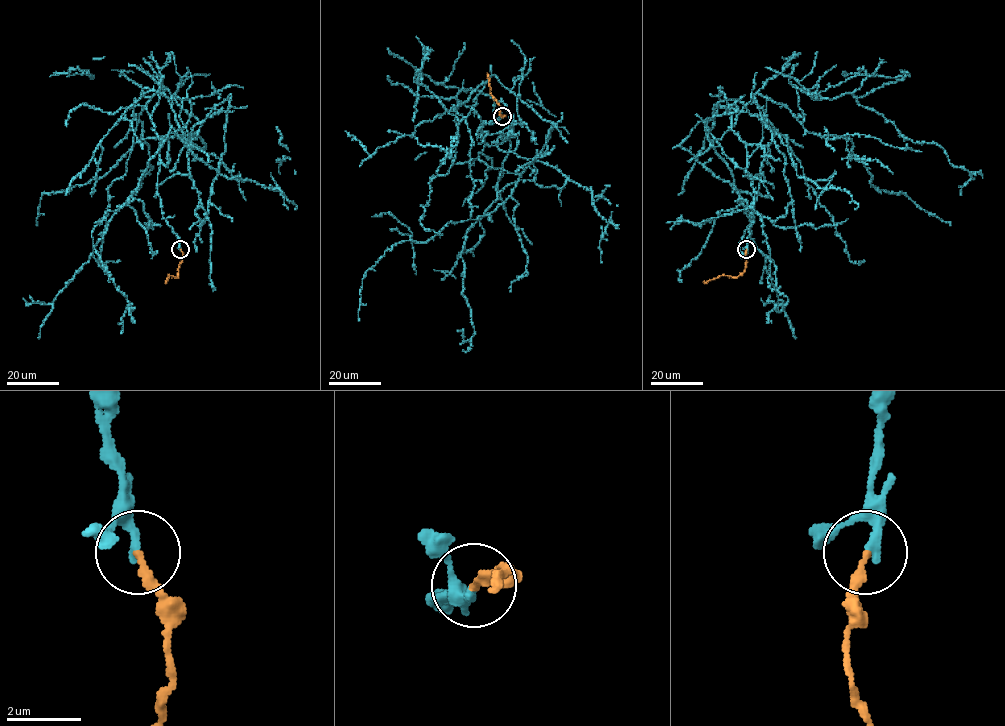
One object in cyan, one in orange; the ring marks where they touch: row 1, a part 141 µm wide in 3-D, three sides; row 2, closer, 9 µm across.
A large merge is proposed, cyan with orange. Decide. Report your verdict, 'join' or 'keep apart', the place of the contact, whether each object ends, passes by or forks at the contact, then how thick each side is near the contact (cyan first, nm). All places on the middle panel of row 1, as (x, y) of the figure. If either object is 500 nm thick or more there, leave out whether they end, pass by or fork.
keep apart; at (502, 116); cyan ends there; orange ends there; 280 nm thick on the cyan side, 240 nm on the other

